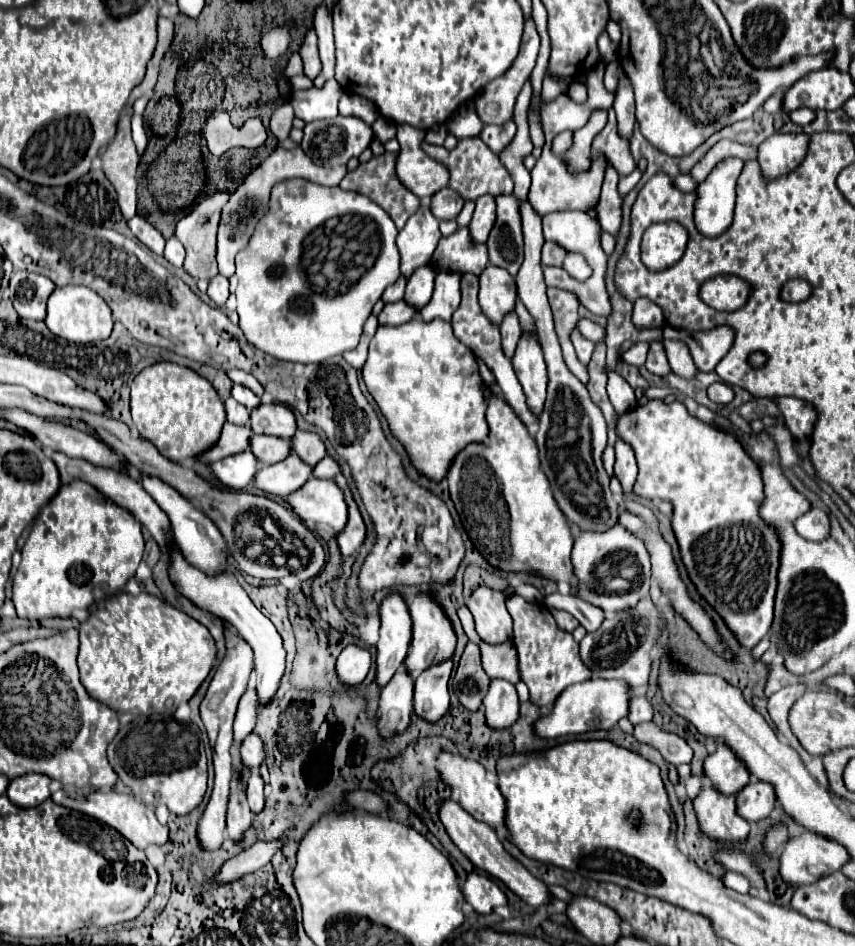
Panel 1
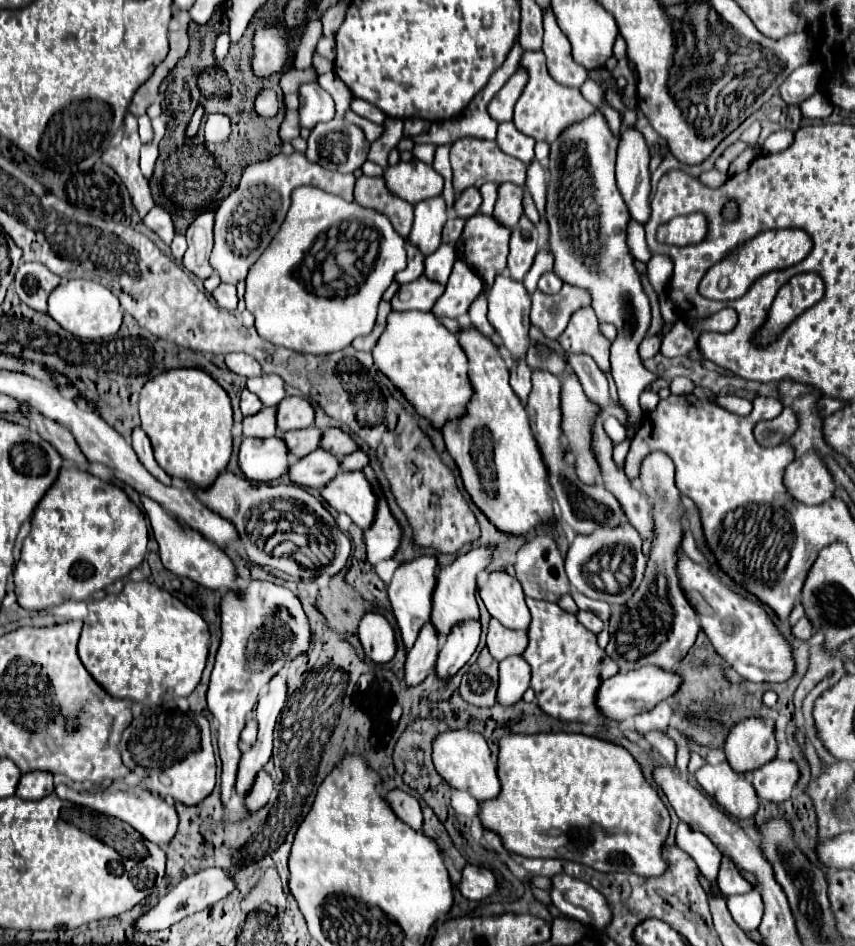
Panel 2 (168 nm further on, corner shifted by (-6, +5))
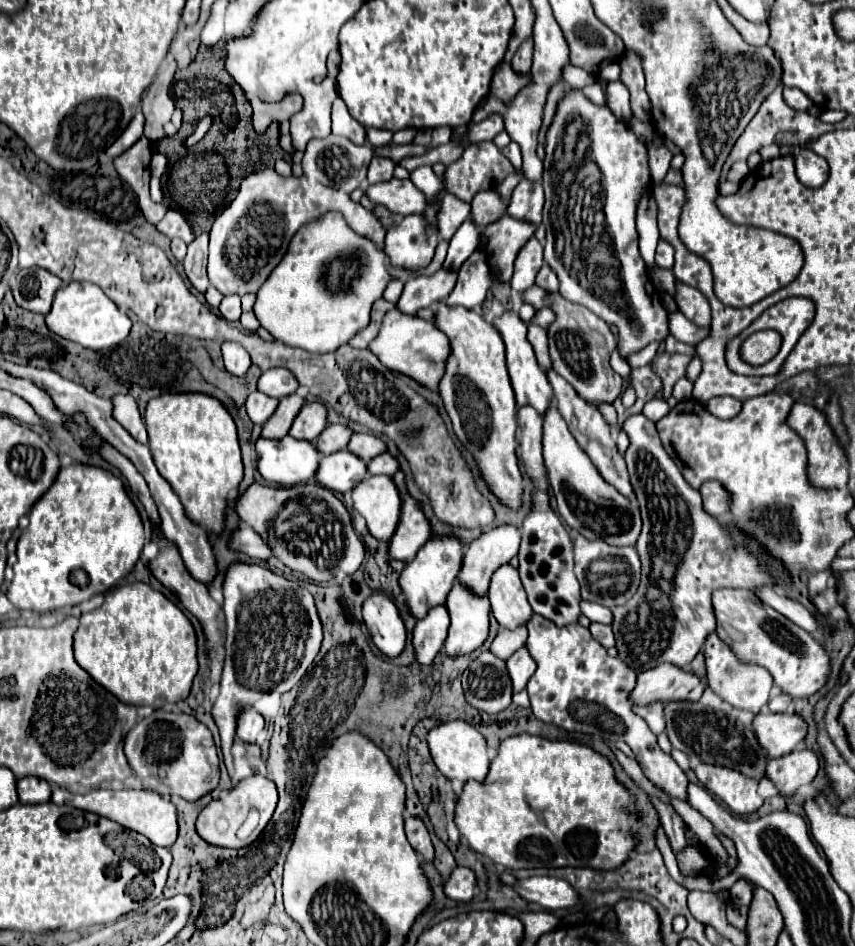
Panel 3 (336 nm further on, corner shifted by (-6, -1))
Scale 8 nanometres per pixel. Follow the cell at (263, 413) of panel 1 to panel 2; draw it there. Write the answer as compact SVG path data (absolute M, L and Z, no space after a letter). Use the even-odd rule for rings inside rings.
M285 397L277 405L277 425L279 431L307 429L315 419L313 405L303 397Z

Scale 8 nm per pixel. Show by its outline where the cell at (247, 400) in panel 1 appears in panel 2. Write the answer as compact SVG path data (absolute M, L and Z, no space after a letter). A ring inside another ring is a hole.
M259 375L247 381L247 389L255 393L263 405L277 405L285 397L285 383L279 375Z

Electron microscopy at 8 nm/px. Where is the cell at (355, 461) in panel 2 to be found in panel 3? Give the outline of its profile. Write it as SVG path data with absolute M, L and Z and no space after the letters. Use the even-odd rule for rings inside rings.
M381 453L367 463L369 475L393 475L397 471L397 461L389 453Z

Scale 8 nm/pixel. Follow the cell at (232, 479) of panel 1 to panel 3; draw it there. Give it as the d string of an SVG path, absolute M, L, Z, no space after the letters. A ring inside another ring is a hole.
M257 439L257 471L269 483L291 487L305 483L315 475L319 465L319 453L313 443L293 439Z

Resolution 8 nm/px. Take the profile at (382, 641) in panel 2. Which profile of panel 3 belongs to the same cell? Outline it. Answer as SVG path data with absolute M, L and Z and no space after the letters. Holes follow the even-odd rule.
M373 593L363 603L363 621L367 625L371 641L383 655L393 659L403 651L407 637L405 625L395 603L387 595Z

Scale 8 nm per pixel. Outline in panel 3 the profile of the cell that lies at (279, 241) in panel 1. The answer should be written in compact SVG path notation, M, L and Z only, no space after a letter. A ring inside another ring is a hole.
M329 211L315 221L305 223L293 235L281 263L259 287L253 311L261 327L265 327L277 341L309 353L333 353L369 325L371 307L383 295L391 279L387 253L369 237L355 233L339 211ZM355 251L361 255L357 255L359 269L347 273L349 277L345 279L345 285L341 285L341 291L329 291L325 287L325 267L317 273L317 255L333 255L333 259L337 259L343 253Z

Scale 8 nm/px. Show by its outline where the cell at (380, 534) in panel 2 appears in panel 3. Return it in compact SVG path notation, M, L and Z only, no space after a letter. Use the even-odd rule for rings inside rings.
M405 497L401 503L399 525L393 537L387 541L387 555L397 561L411 561L415 553L429 539L429 523L421 513L415 499Z

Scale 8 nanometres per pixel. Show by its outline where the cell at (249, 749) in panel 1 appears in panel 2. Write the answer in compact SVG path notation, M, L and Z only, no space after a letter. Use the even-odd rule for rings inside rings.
M249 719L243 733L241 733L241 741L245 741L247 745L253 745L257 739L257 721L255 719Z

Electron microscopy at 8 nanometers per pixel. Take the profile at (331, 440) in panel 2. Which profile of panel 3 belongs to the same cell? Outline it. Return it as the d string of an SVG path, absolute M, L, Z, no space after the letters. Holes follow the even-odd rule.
M357 433L349 439L347 443L347 449L351 453L355 453L359 459L363 461L369 461L371 457L379 455L379 453L385 453L385 443L373 435L365 435L365 433Z

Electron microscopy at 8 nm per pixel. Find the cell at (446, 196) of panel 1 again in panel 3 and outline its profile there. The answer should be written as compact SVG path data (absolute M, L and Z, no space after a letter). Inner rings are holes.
M493 189L479 191L471 201L471 219L477 229L485 229L489 223L497 221L503 215L507 201L503 201Z

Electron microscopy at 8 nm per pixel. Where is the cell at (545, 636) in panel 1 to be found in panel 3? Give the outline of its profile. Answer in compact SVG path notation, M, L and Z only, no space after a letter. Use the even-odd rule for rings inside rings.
M533 615L527 623L527 631L527 651L537 663L537 671L527 685L535 717L567 731L603 737L605 741L613 741L615 735L615 739L625 741L633 749L639 767L655 787L663 789L671 799L687 803L687 775L671 759L671 755L665 755L659 749L657 737L631 709L629 691L635 687L637 673L629 669L629 665L623 665L619 657L609 657L607 649L591 637L587 627L579 623L559 627L547 617Z

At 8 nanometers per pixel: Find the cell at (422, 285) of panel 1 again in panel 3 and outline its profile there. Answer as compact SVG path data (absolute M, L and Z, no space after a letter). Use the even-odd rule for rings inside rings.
M467 219L467 221L457 229L457 233L451 237L449 253L447 253L447 259L445 259L445 263L443 263L443 269L455 273L455 271L461 267L461 263L479 247L479 241L481 241L481 233L479 233L477 227L473 225L473 221Z

